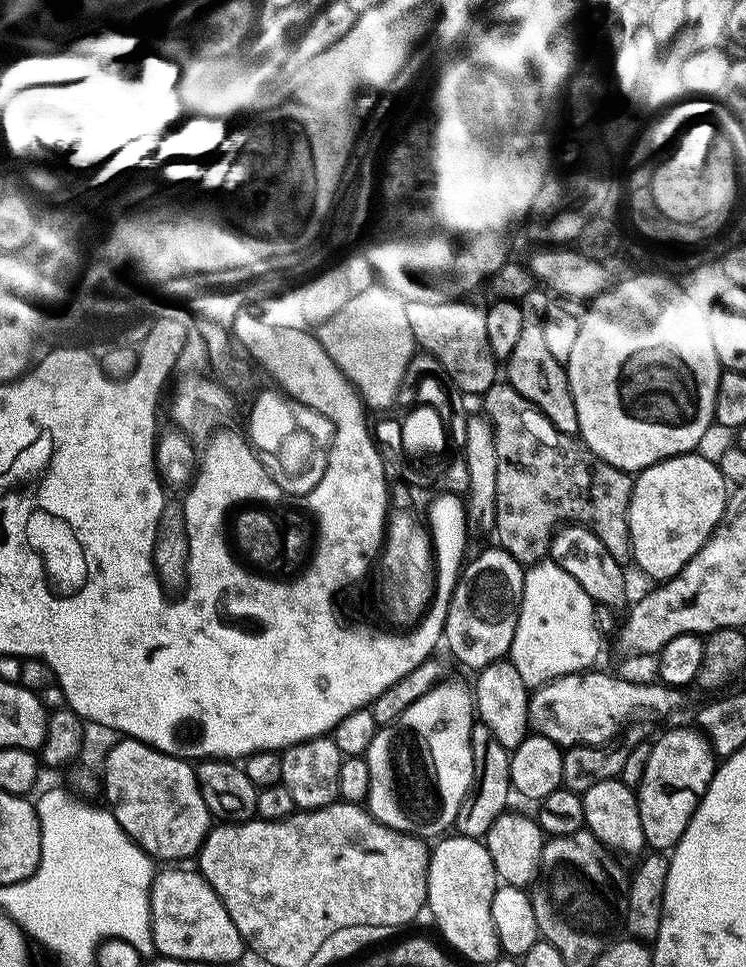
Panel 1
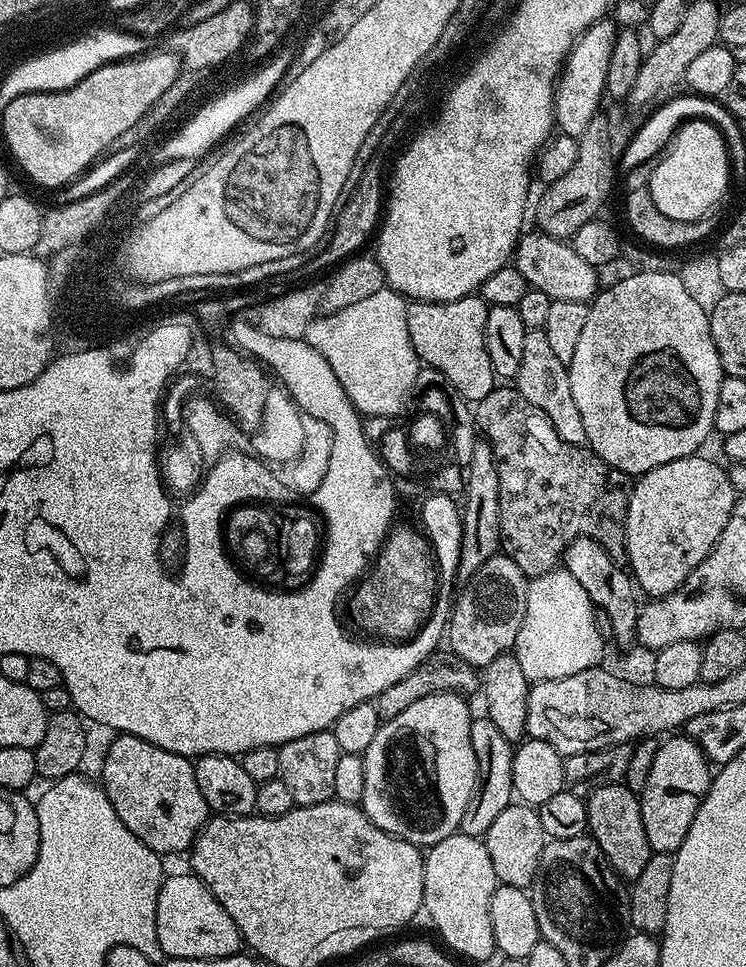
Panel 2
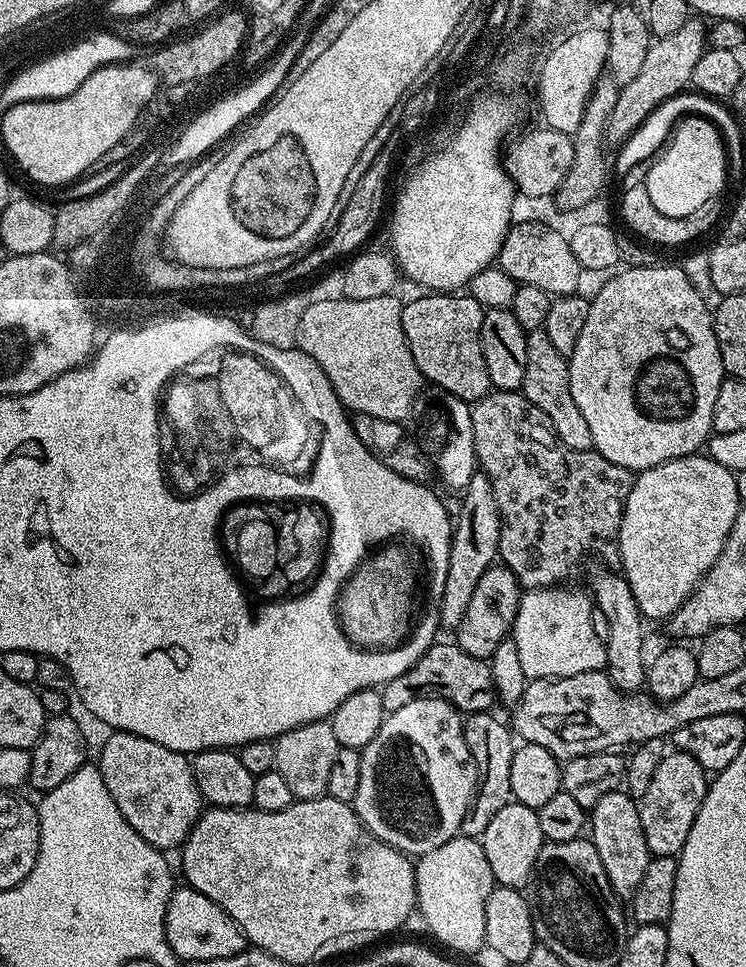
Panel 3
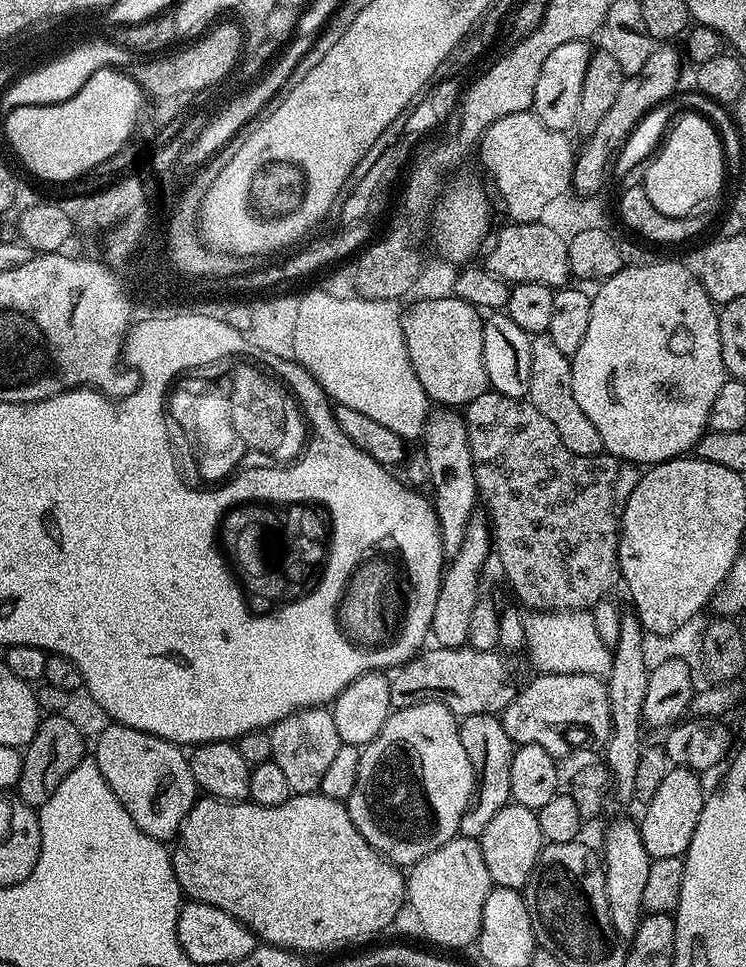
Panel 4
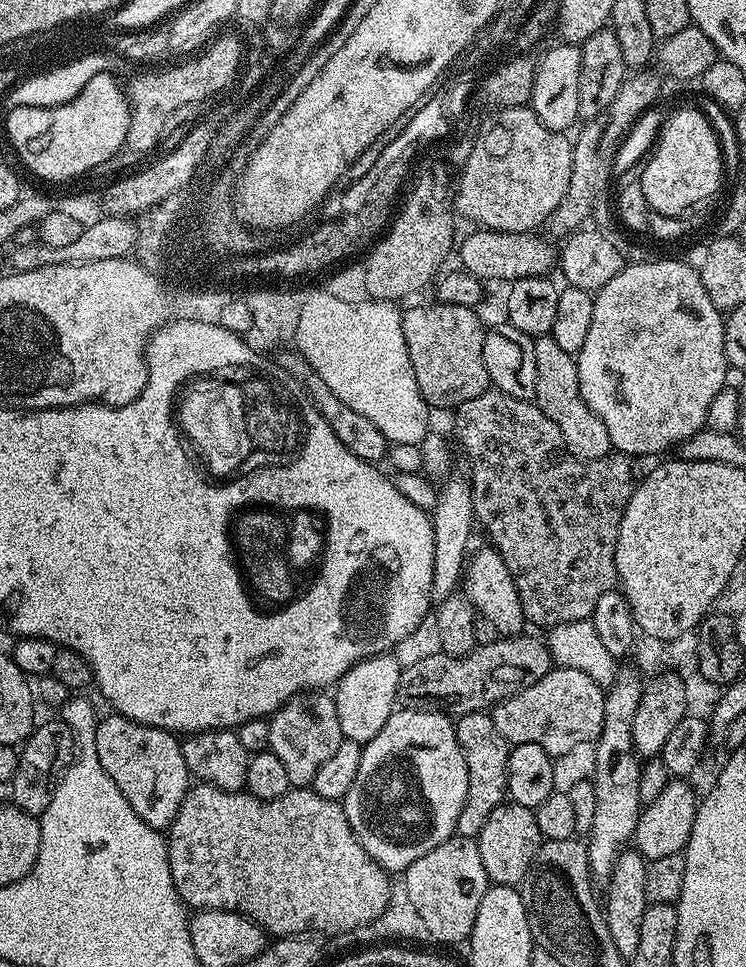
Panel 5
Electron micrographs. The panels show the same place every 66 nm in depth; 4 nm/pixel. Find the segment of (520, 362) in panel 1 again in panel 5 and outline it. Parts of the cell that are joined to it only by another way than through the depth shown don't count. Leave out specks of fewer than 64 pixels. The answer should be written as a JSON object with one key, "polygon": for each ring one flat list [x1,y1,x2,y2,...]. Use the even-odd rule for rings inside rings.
{"polygon":[[551,334,535,337,534,346,534,370,538,370,538,382,536,383,536,395,534,403,540,407,542,414,558,426,562,434,562,442,570,454,579,460,600,460,603,456,613,451,610,442,610,434,606,434,606,426,602,426,602,418,586,406,586,402,580,393,578,386,578,370,576,369,576,358,566,354,554,342]]}

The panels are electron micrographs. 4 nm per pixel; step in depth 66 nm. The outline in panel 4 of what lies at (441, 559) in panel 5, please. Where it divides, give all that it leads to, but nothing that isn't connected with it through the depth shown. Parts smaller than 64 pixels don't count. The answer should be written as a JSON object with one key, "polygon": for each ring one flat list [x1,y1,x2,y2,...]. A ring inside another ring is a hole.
{"polygon":[[448,408,436,411,433,411,425,422,420,440,424,443,426,464,436,494,433,508,439,520,438,540,445,555,451,556,462,546,466,523,478,504,478,490,463,415]]}

